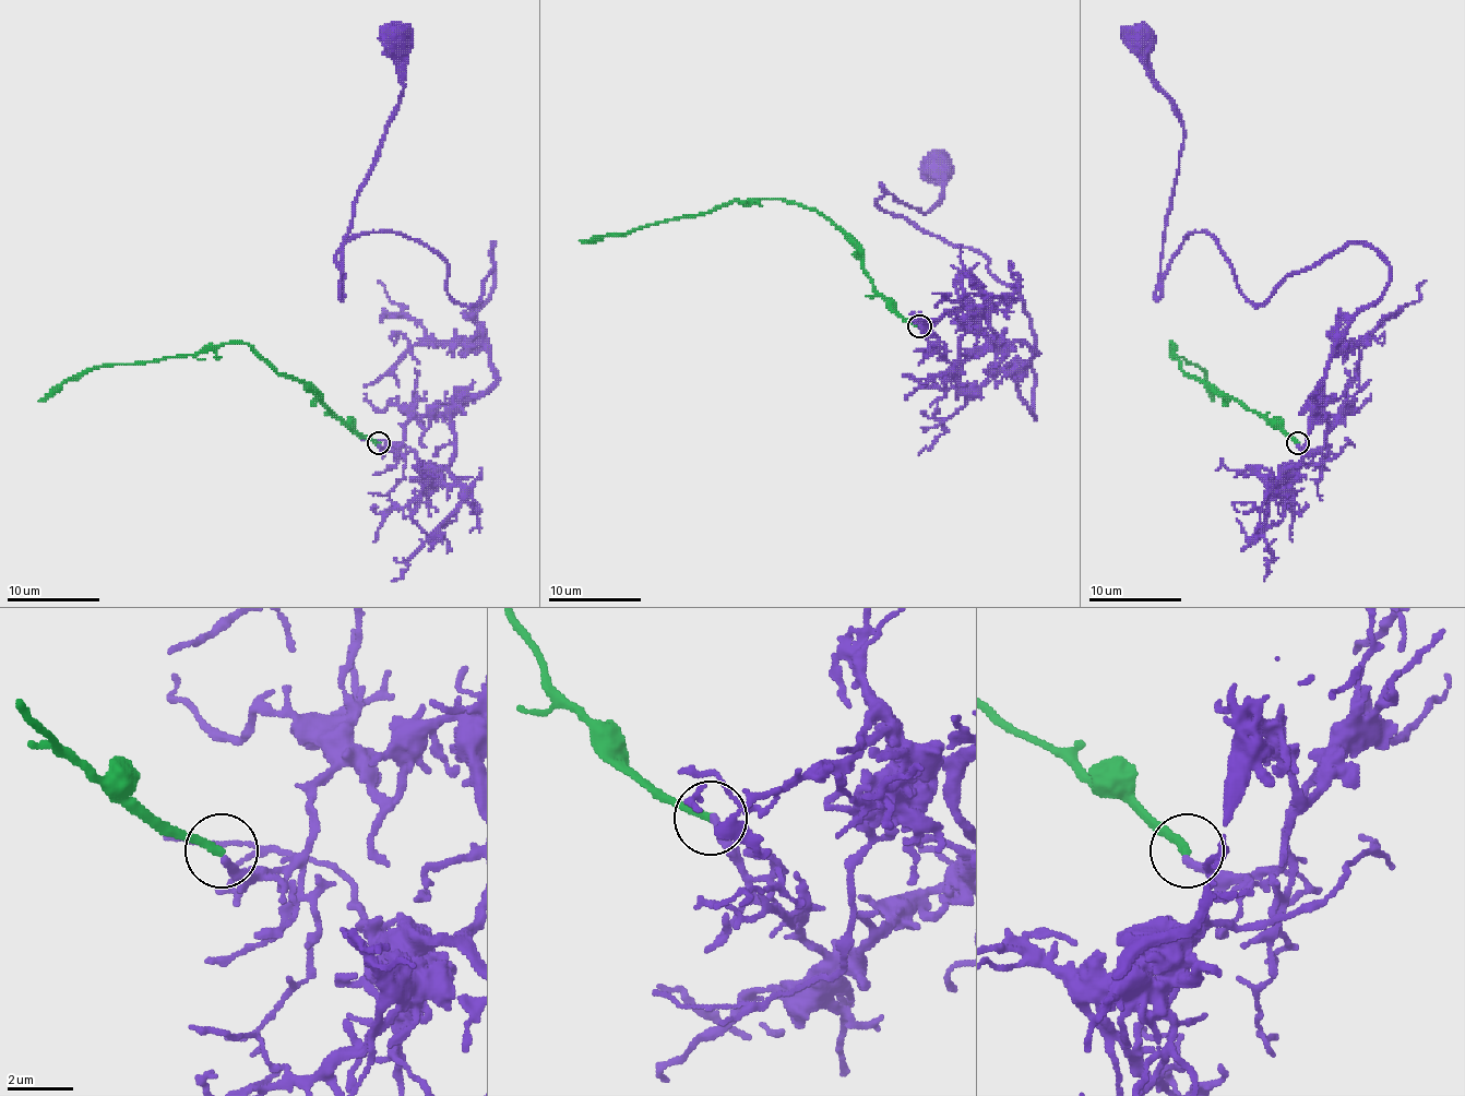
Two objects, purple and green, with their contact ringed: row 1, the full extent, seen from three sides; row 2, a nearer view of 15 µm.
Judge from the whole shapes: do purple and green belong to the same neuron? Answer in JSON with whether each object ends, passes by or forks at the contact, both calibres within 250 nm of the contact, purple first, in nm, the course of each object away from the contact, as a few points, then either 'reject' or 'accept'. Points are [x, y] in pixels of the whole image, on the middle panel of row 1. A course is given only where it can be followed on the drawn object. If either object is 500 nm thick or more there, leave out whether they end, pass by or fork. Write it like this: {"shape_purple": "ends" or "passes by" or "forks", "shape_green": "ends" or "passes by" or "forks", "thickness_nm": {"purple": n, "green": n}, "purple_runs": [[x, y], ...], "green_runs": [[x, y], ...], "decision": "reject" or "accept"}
{"shape_purple": "ends", "shape_green": "ends", "thickness_nm": {"purple": 240, "green": 240}, "purple_runs": [[918, 325], [953, 365], [1025, 342], [1034, 418], [1025, 300], [877, 203], [926, 213], [935, 170]], "green_runs": [[918, 325], [907, 321], [874, 288], [861, 251], [829, 219], [787, 201], [729, 201], [697, 215], [579, 240]], "decision": "reject"}

